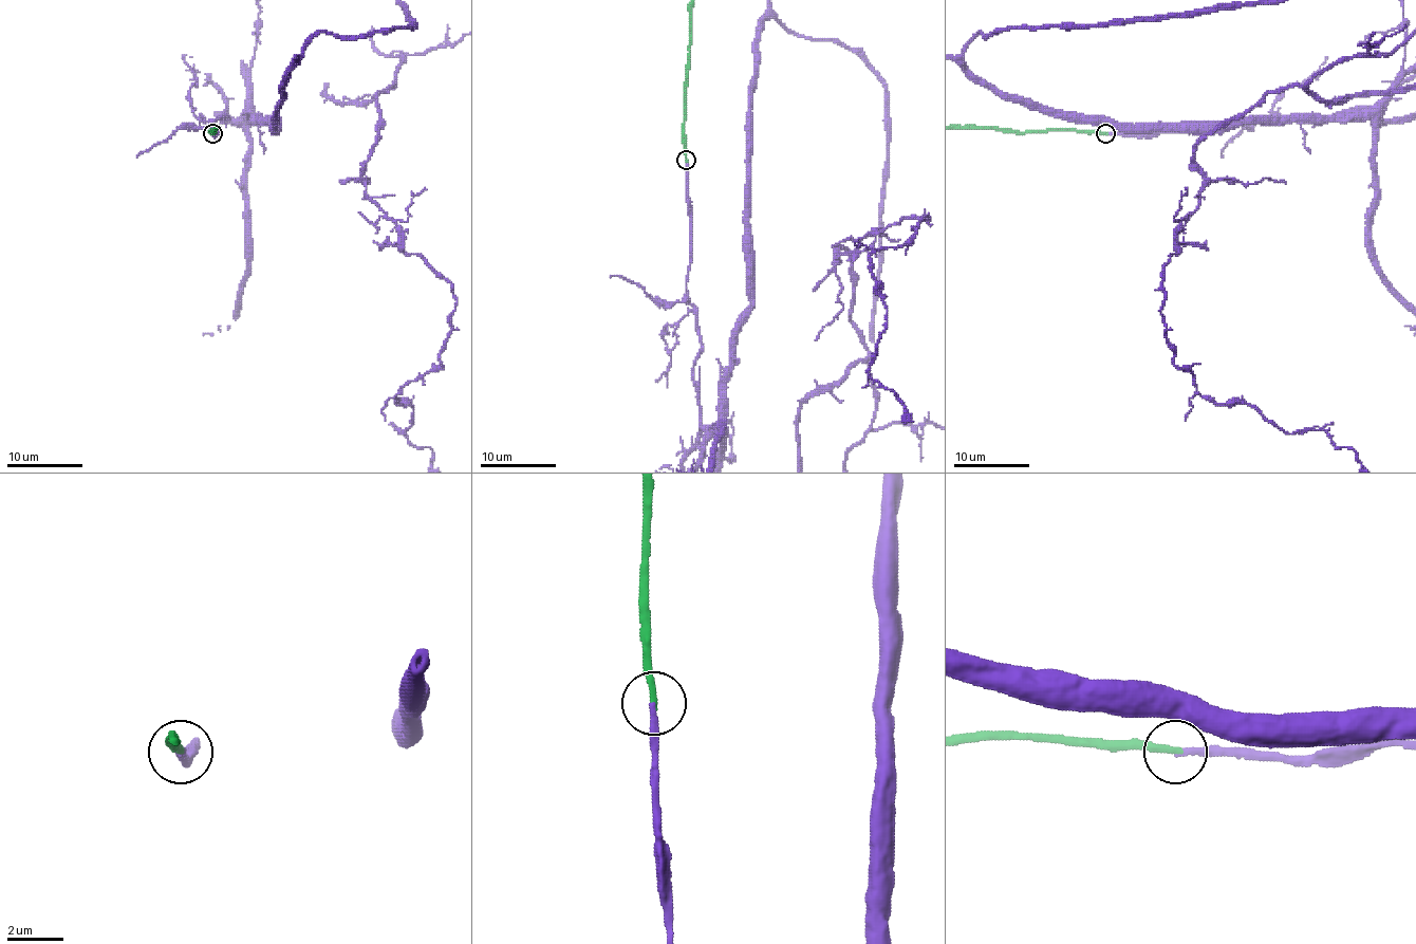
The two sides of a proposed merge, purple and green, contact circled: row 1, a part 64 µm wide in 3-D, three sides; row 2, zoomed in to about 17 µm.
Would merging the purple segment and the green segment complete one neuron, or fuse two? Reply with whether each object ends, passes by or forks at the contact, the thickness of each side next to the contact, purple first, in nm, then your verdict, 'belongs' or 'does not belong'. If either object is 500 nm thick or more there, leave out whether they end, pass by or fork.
purple ends | green ends | 200/240 nm | belongs

